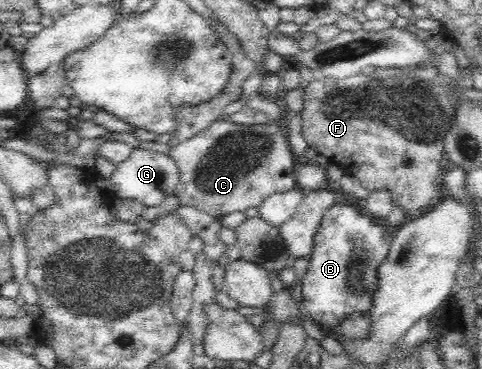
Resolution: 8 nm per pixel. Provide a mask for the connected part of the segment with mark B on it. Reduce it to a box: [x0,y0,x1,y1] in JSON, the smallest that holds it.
[301,204,392,336]

